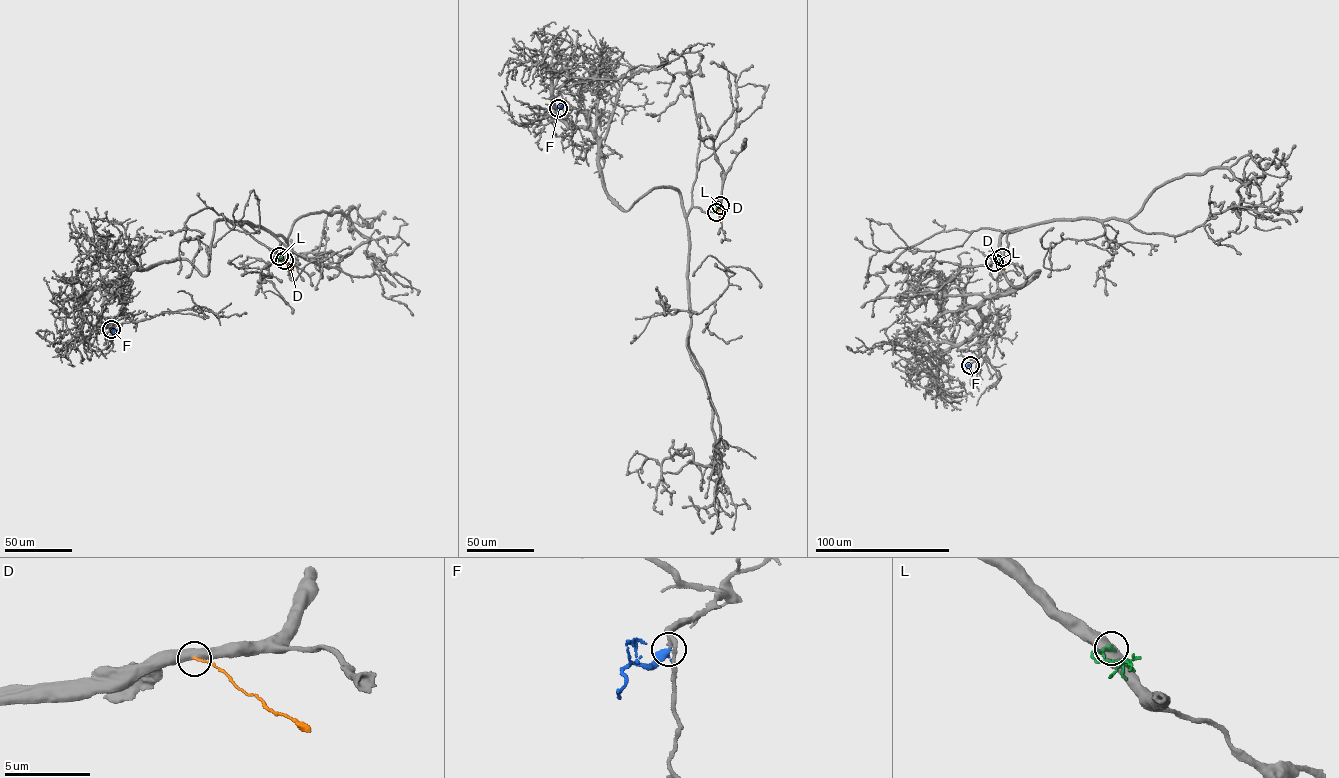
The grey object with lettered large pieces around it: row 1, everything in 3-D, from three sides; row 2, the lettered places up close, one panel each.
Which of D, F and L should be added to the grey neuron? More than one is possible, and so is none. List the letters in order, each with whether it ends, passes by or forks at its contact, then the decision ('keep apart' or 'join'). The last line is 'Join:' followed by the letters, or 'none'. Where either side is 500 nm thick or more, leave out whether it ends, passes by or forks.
D: keep apart
F: it ends there; join
L: keep apart
Join: F

